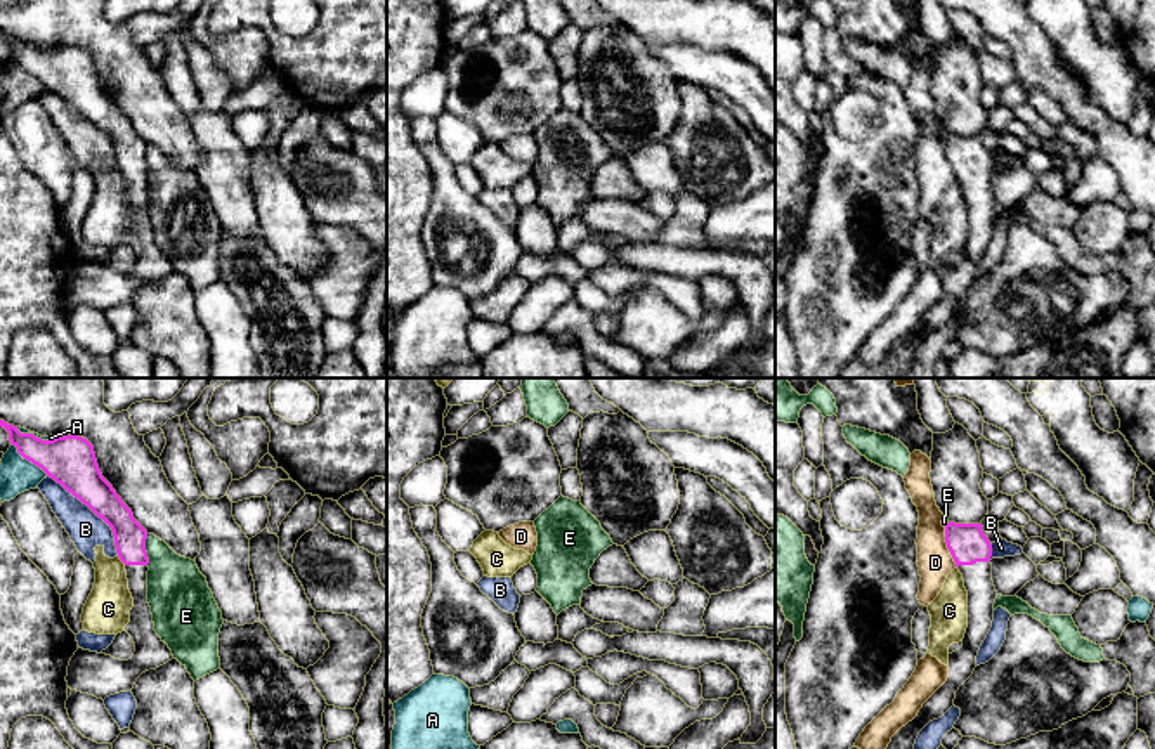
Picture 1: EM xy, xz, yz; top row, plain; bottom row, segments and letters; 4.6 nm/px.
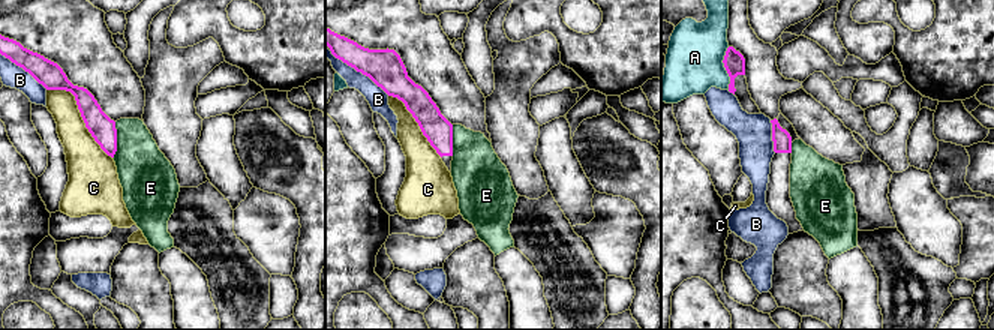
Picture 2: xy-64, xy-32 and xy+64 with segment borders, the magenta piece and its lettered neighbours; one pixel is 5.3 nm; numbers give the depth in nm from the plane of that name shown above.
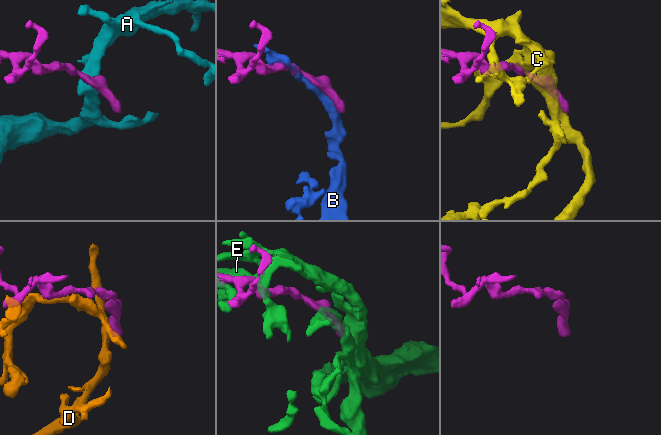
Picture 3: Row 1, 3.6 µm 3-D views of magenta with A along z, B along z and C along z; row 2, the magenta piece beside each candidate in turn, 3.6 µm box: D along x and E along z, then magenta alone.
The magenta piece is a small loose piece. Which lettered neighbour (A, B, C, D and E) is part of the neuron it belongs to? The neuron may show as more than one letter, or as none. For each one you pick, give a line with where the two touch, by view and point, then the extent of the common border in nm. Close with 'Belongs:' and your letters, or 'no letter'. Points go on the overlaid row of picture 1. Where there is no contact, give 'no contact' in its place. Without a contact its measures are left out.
Belongs: no letter

